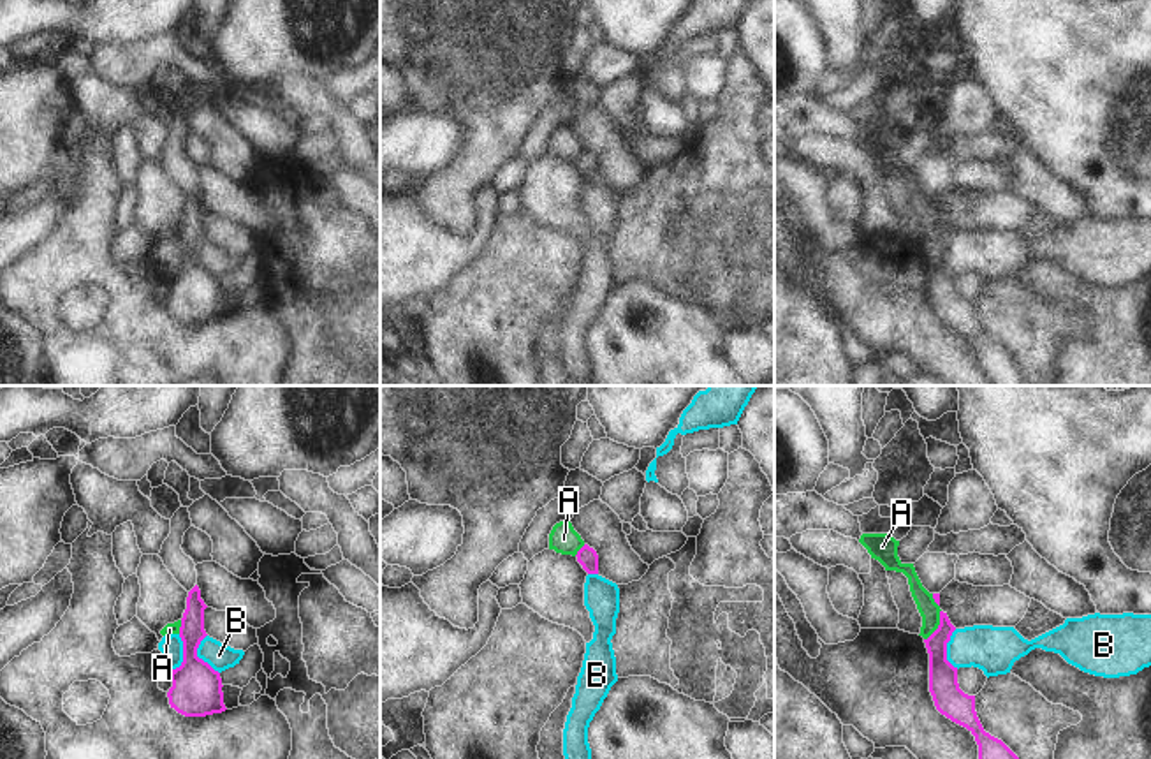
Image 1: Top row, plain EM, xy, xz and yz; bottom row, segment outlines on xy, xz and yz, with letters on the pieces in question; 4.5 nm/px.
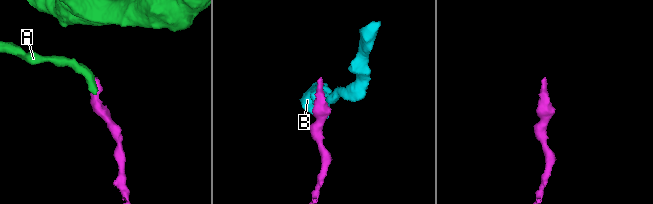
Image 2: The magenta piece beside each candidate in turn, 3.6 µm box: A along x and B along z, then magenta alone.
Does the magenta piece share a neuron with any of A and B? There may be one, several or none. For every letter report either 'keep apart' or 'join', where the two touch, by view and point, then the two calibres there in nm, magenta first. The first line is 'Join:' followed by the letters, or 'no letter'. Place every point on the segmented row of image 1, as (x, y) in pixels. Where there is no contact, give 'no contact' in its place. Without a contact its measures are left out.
Join: no letter
A: keep apart | yz (938, 626) | 130/90 nm
B: keep apart | xy (196, 655) | 220/120 nm

